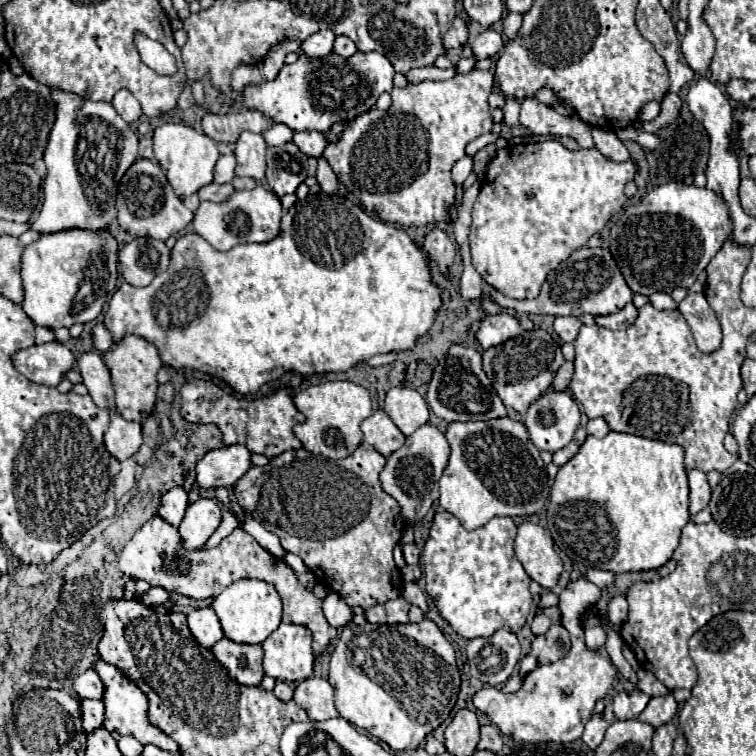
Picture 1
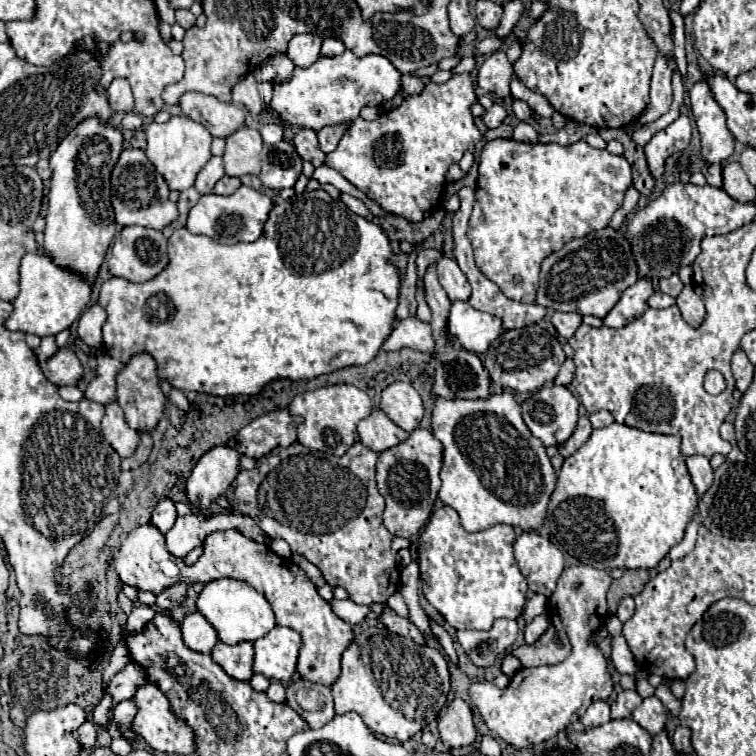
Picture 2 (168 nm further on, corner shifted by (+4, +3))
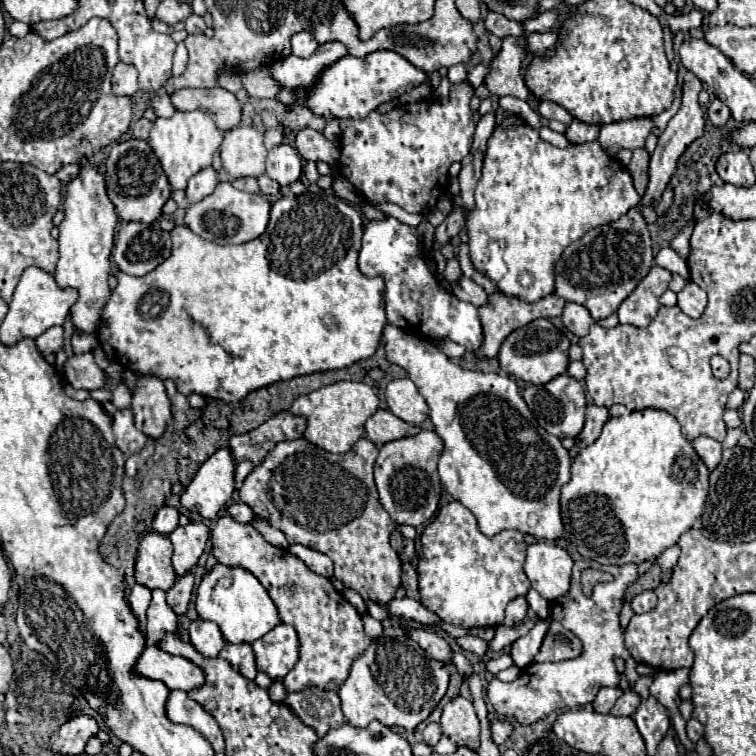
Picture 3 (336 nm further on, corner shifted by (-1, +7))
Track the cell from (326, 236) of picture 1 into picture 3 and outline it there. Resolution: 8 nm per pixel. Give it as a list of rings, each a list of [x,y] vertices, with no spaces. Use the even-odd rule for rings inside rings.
[[[305,192],[299,196],[281,196],[273,206],[271,206],[271,218],[267,224],[265,234],[261,238],[255,238],[251,242],[239,244],[239,246],[221,246],[209,240],[199,238],[193,234],[187,226],[175,226],[171,230],[171,240],[173,240],[173,250],[171,256],[159,264],[153,272],[147,276],[135,278],[123,272],[117,272],[117,288],[113,290],[109,302],[105,304],[101,312],[101,324],[99,324],[99,342],[113,362],[119,362],[121,366],[137,372],[137,374],[155,374],[161,380],[173,380],[177,390],[181,394],[197,392],[209,398],[219,398],[227,402],[239,402],[245,398],[249,392],[259,390],[263,386],[275,384],[279,380],[291,380],[297,376],[313,374],[313,372],[325,372],[325,370],[337,370],[337,368],[347,368],[359,360],[371,358],[381,342],[383,328],[387,324],[387,314],[385,314],[385,300],[383,300],[383,278],[381,276],[365,276],[361,274],[357,266],[357,256],[361,250],[361,238],[365,234],[365,222],[363,216],[355,206],[345,202],[343,198],[335,198],[333,194],[325,192]]]

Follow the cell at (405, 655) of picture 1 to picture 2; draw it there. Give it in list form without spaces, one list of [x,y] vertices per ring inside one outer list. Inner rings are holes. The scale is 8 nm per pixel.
[[[372,626],[358,634],[354,642],[348,646],[348,650],[342,654],[342,674],[332,686],[332,696],[336,704],[336,714],[356,712],[372,732],[398,742],[406,742],[416,732],[420,732],[428,722],[438,718],[438,712],[446,702],[448,690],[450,690],[448,664],[438,650],[430,646],[418,646],[410,638],[400,638],[398,634],[386,628]]]

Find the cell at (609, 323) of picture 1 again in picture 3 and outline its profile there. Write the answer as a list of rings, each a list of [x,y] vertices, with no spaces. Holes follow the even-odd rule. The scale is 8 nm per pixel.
[[[653,266],[649,274],[639,282],[639,286],[619,306],[619,324],[631,324],[637,328],[647,326],[659,310],[659,296],[667,290],[669,280],[669,270]]]

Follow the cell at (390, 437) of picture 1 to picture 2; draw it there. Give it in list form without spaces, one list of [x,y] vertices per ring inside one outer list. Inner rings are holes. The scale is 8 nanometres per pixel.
[[[374,410],[358,424],[358,436],[364,446],[374,452],[384,452],[408,438],[408,432],[396,426],[382,410]]]

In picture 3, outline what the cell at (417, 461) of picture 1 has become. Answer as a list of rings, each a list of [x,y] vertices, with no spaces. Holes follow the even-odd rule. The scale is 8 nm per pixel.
[[[419,430],[411,438],[401,438],[397,442],[387,442],[379,450],[375,462],[375,482],[383,508],[397,524],[409,524],[413,528],[423,526],[437,512],[441,482],[437,476],[437,462],[443,452],[443,440],[435,430]]]

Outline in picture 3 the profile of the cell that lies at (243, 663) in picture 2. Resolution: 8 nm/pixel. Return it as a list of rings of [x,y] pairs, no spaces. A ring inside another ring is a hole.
[[[225,644],[223,650],[219,652],[219,658],[225,658],[233,670],[243,674],[249,680],[255,680],[257,676],[257,666],[255,666],[255,654],[251,644]]]

